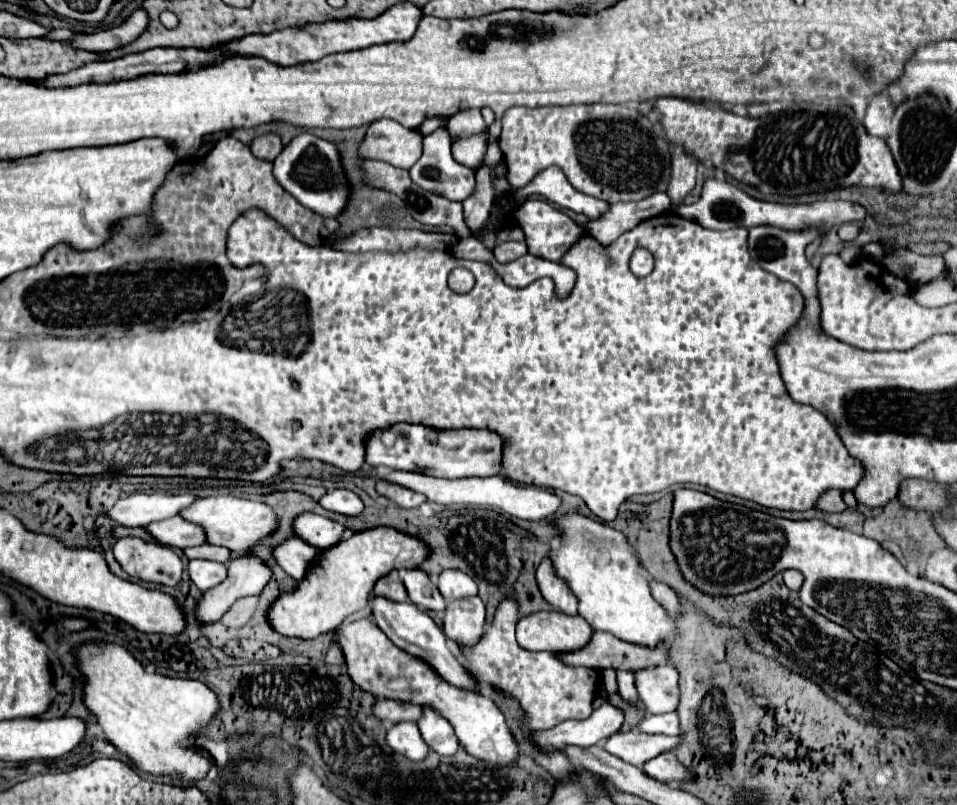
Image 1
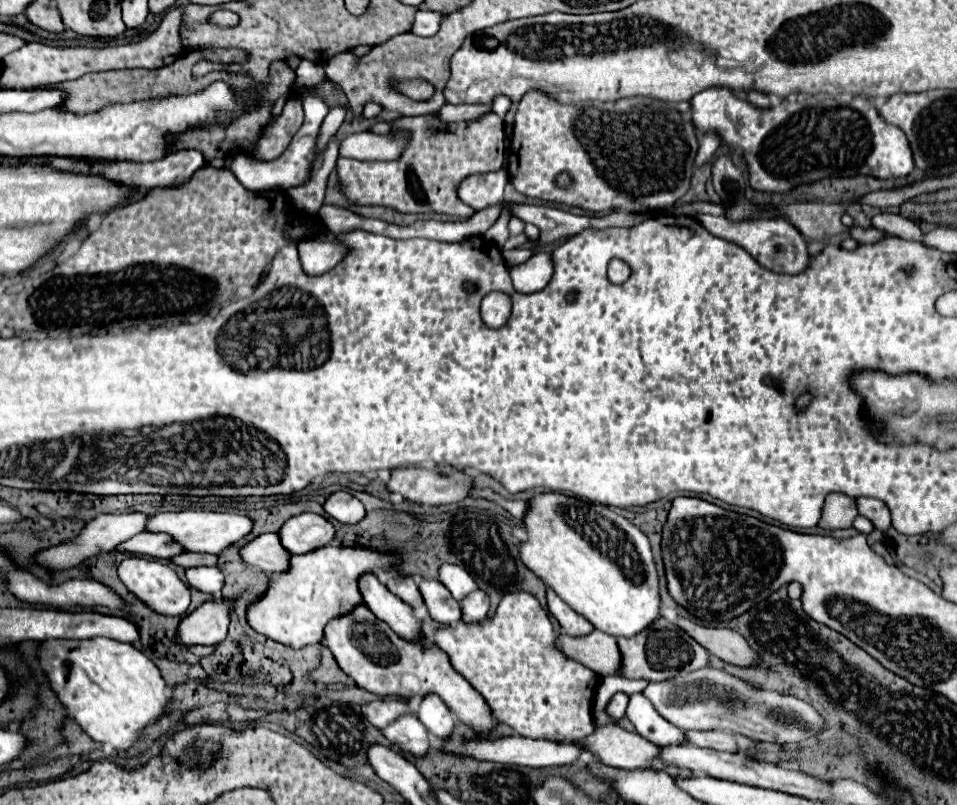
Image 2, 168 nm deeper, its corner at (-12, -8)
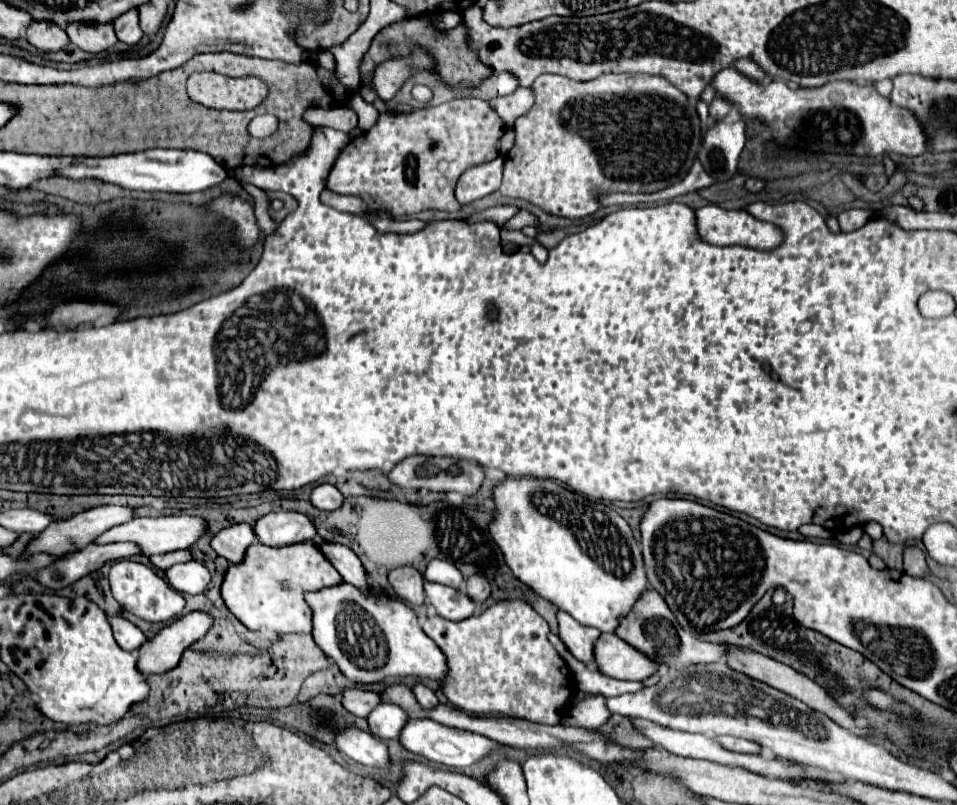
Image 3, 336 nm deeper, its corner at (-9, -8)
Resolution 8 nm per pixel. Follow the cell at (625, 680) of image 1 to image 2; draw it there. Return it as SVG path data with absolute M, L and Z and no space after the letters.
M640 693L630 695L626 717L632 721L638 735L642 735L644 739L652 741L658 747L686 743L684 731L674 727L666 719L662 719L656 713L656 709L652 707L652 703L648 699L644 699L644 695L640 695Z

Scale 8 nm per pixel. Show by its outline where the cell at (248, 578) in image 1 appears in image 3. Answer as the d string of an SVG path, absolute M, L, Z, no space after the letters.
M193 611L171 625L161 629L151 641L139 649L139 667L141 673L165 673L173 669L183 651L189 649L195 641L203 639L213 625L213 617L205 611Z

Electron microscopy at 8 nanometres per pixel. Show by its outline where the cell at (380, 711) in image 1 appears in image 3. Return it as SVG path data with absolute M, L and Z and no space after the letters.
M345 689L341 695L341 703L355 717L367 719L369 713L383 701L381 701L381 695L377 695L375 691L369 691L369 689Z

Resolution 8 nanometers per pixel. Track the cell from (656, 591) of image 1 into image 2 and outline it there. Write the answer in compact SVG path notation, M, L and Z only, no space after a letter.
M678 617L676 625L684 629L700 645L704 645L712 655L720 657L724 663L730 663L736 667L760 667L762 665L760 655L756 655L756 651L752 651L746 639L732 629L704 627L684 617Z

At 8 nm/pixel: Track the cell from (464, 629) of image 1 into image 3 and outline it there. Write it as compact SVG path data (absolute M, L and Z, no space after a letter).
M473 577L473 579L467 579L467 581L465 581L465 593L469 595L469 599L473 599L477 605L481 605L481 603L485 603L485 599L489 597L491 587L489 587L487 579Z

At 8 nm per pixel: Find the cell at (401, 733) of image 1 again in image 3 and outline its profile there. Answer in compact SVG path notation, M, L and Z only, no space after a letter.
M381 703L381 707L375 707L367 719L369 731L375 737L393 739L393 741L399 741L407 721L409 721L407 711L395 703Z

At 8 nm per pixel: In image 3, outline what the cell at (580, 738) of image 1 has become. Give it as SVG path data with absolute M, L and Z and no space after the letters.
M433 719L409 721L405 725L405 731L401 733L399 743L407 751L417 753L417 755L425 757L427 761L441 763L441 765L447 765L447 767L457 767L457 769L471 767L473 763L477 763L483 757L489 757L491 753L495 753L495 751L501 749L499 743L495 743L493 739L487 739L485 735L471 733L471 731L463 731L463 729L455 729L455 727L447 727L447 725L441 725L441 723L433 721Z

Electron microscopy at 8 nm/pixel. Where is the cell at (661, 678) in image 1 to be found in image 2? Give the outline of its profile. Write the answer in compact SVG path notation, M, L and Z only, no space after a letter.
M712 667L688 675L678 675L676 679L650 683L642 691L642 695L650 699L654 709L666 721L684 731L720 729L744 735L752 741L776 743L780 747L786 747L786 745L804 743L806 739L820 735L824 727L820 713L802 699L780 695L776 691L764 691L740 677L728 675L726 671Z

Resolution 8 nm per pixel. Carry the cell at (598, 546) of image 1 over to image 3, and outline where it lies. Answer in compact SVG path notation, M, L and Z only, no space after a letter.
M505 479L499 487L495 487L493 499L499 513L491 523L491 535L503 551L505 561L509 561L515 577L555 607L567 611L581 625L595 627L603 633L613 633L647 589L641 547L637 545L629 523L601 501L569 491L557 481L547 479Z

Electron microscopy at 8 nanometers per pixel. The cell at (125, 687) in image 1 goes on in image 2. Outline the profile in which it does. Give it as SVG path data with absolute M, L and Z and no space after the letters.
M108 637L98 639L46 639L38 645L38 659L44 665L44 675L48 679L50 689L56 693L60 703L68 711L68 719L76 721L84 733L88 733L94 741L110 743L114 749L128 749L142 735L142 729L154 725L156 719L166 711L168 699L164 695L164 679L158 667L134 645L112 641Z

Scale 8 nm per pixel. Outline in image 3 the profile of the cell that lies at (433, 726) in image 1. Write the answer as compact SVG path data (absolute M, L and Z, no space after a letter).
M415 685L415 687L413 687L413 693L415 693L417 703L419 703L419 705L421 705L425 711L435 709L435 707L439 705L439 701L437 701L435 693L433 693L431 689L427 689L425 685Z

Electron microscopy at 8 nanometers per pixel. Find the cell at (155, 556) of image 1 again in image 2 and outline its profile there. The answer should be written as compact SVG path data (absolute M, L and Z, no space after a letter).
M126 557L118 565L118 577L130 593L134 593L146 607L150 607L158 615L184 615L190 605L188 587L178 579L178 575L168 565L160 561L144 557Z

